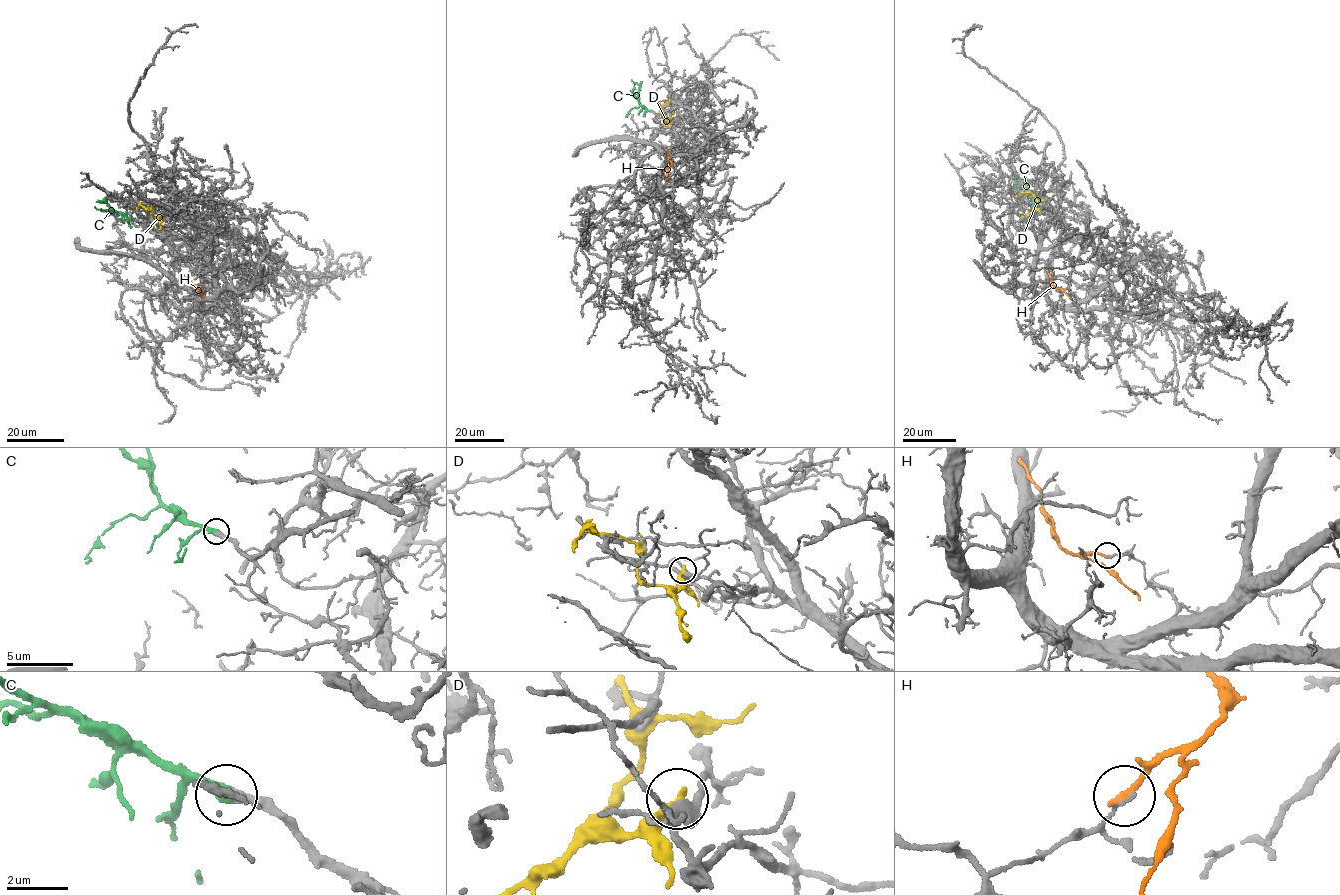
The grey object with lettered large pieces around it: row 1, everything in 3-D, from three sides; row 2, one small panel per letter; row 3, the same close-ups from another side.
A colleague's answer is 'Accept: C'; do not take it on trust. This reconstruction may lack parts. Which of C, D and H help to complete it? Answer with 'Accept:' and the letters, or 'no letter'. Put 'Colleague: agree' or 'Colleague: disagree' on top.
Colleague: agree
Accept: C

